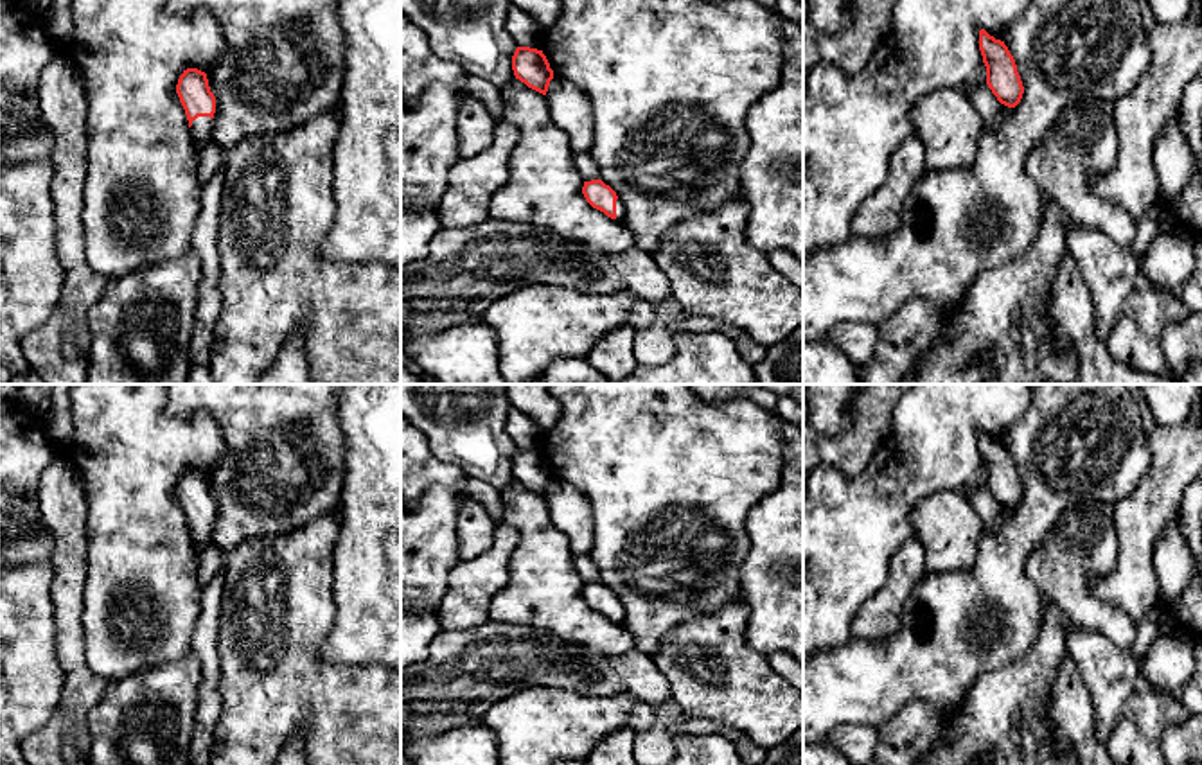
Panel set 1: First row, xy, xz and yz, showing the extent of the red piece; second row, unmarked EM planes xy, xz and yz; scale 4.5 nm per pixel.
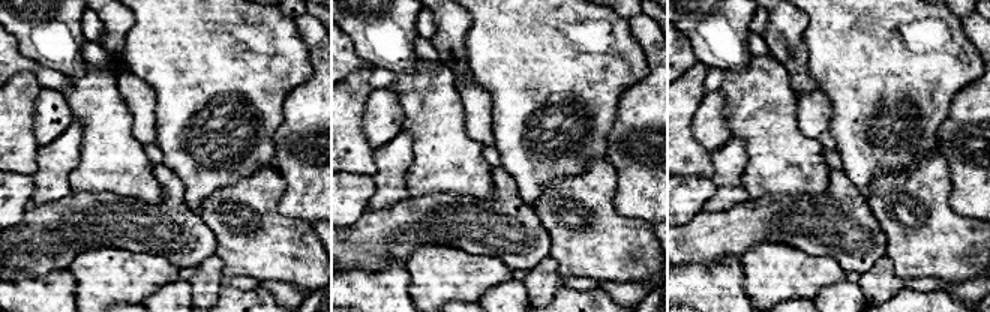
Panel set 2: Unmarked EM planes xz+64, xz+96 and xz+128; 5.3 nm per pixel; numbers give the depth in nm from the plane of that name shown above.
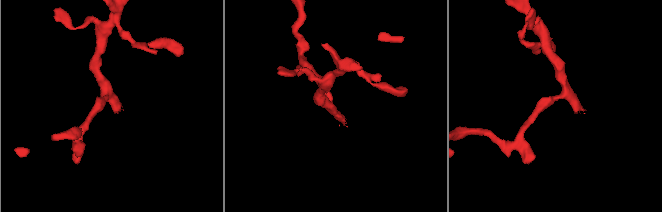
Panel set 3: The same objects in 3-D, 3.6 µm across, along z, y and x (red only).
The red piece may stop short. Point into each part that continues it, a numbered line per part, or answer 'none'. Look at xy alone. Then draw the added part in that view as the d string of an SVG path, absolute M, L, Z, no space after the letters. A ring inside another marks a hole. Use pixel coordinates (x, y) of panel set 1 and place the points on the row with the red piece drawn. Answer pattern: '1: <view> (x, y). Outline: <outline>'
1: xy (202, 128). Outline: M216 104L216 113L214 113L212 119L210 119L210 117L198 117L196 120L192 120L190 133L192 133L192 138L194 138L194 145L196 145L196 147L198 147L198 145L205 145L205 144L208 144L208 142L214 142L214 140L212 140L212 128L214 128L216 115L217 115L217 104Z

